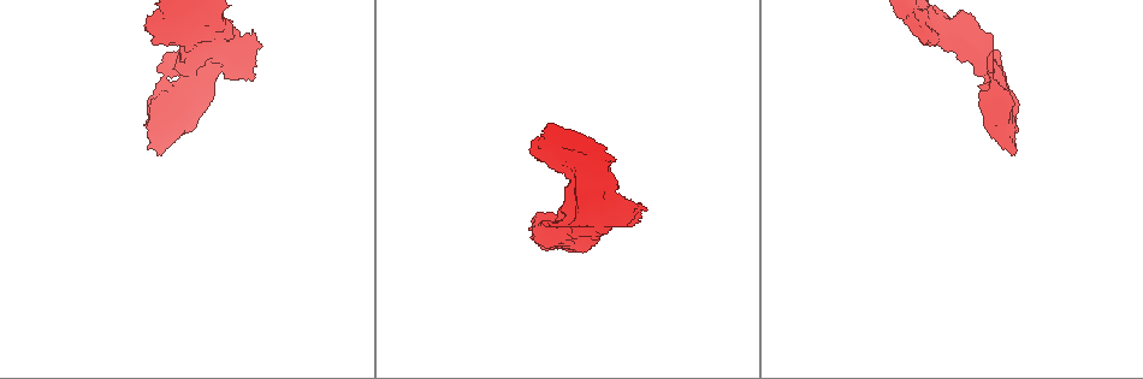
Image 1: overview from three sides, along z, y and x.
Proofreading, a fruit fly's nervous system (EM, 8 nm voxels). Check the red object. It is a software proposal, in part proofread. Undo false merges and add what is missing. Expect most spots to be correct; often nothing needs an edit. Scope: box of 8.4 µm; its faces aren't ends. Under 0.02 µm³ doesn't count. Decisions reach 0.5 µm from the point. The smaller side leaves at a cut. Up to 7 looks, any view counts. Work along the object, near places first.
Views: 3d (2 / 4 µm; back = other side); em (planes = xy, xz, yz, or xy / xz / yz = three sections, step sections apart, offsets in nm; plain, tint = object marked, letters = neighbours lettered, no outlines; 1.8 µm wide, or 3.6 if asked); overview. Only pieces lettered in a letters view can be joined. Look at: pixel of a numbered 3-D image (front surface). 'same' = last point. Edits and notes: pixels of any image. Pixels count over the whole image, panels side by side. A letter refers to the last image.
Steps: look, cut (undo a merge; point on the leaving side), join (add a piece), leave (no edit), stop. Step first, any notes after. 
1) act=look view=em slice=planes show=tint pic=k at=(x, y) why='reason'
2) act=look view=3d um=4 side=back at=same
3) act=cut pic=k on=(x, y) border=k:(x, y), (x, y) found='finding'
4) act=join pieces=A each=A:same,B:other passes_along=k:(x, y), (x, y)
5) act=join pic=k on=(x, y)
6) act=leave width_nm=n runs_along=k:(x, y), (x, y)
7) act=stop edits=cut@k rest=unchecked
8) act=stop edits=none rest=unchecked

act=look view=em um=3.6 slice=xz step=8 show=tint pic=1 at=(580, 160) why='two arms at a narrow angle'

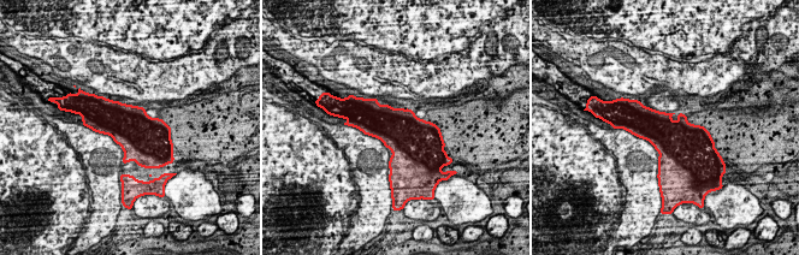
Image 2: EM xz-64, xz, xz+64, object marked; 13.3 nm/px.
act=look view=em um=3.6 slice=planes show=tint at=same why='another direction'

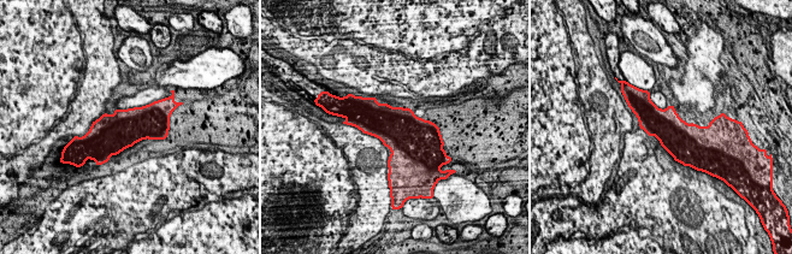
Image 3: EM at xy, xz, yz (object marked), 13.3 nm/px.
act=look view=em um=3.6 slice=planes show=letters at=same

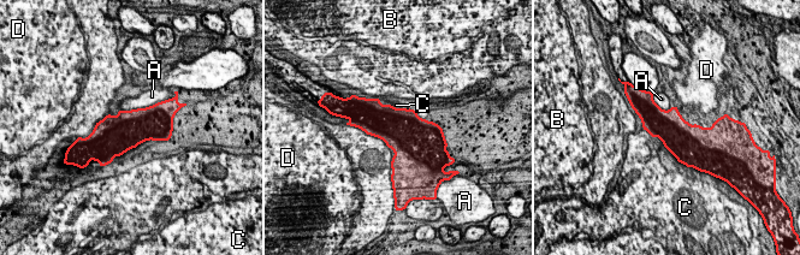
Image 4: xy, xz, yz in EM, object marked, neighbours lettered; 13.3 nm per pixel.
act=leave each=A:other,B:other,C:other,D:other border=4:(357, 126), (379, 137), (389, 147) found='one cell here'

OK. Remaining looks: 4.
act=look view=3d um=4 pic=1 at=(643, 208) why='stops while still wide'

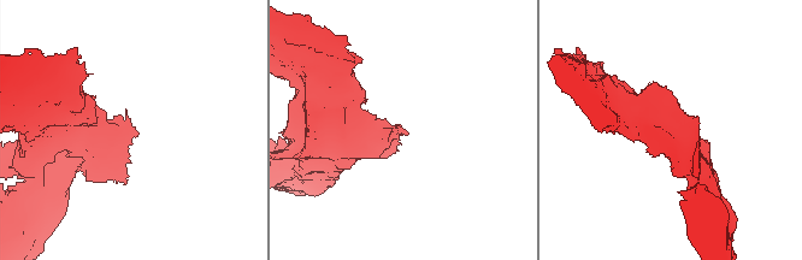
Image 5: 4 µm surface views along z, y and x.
act=look view=em slice=yz step=4 show=letters pic=5 at=(134, 129) why='need the tissue'

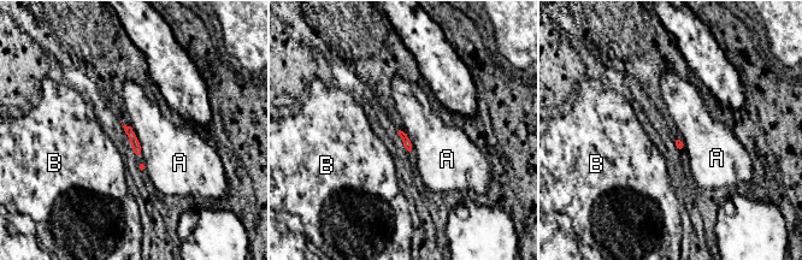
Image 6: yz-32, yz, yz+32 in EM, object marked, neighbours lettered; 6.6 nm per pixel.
act=look view=em slice=planes show=letters at=same why='another direction'

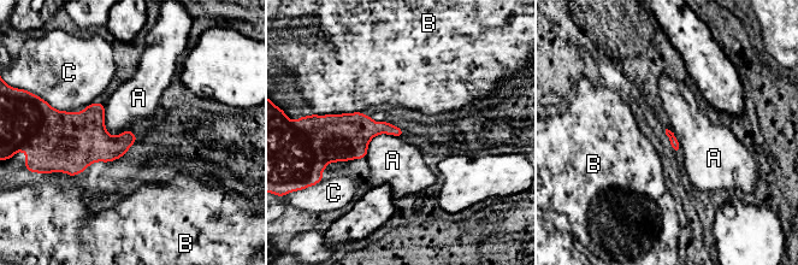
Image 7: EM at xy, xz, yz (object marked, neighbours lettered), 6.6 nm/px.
act=leave each=A:other,B:other,C:other found='none of them fits'

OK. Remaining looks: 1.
act=look view=em um=3.6 slice=planes show=letters pic=1 at=(182, 92) why='thick turns thin'

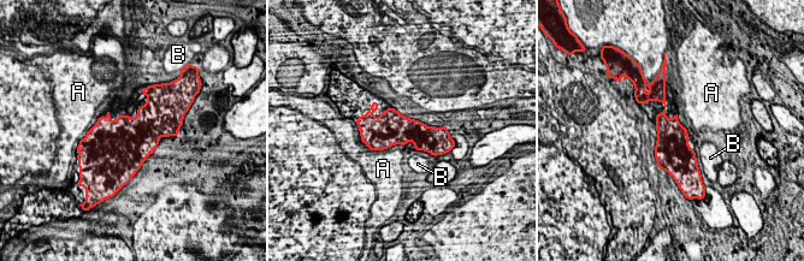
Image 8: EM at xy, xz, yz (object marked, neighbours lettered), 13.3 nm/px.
act=leave each=A:other,B:other border=8:(391, 146), (384, 149), (370, 150) found='one cell here'

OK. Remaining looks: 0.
act=stop edits=none rest=unchecked

